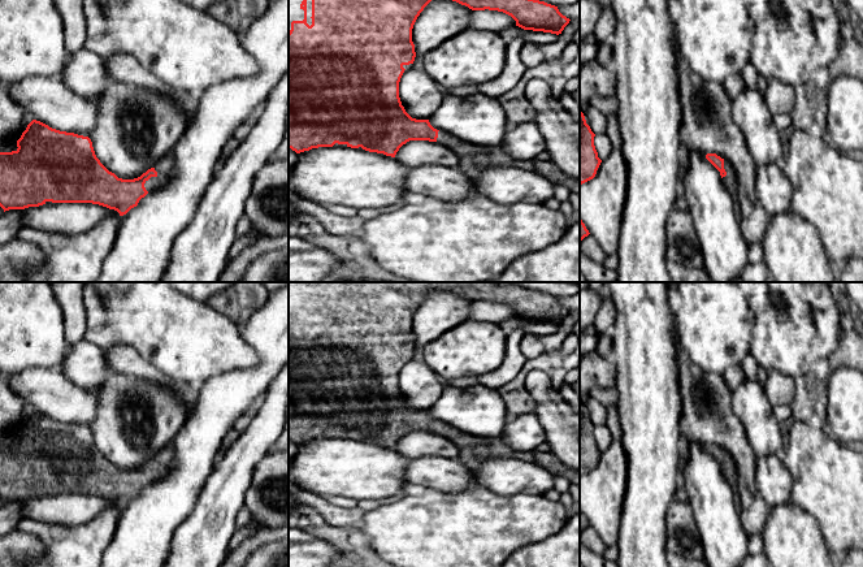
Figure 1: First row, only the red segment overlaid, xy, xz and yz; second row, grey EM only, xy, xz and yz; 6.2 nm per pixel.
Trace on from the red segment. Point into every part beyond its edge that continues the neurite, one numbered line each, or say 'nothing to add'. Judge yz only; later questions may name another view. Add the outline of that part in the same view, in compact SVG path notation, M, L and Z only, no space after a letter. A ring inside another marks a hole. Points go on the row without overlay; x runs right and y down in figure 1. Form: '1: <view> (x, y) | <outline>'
1: yz (729, 471) | M724 451L724 460L727 463L727 467L723 468L723 473L729 485L732 486L734 495L738 495L736 463L733 462L732 456L725 451Z

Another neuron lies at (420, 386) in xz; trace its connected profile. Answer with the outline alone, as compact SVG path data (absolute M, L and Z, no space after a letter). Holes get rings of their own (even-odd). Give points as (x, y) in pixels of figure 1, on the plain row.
M412 359L403 364L399 389L406 403L416 411L429 411L441 398L444 384L425 363Z

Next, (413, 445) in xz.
M409 432L403 436L395 450L409 459L424 456L459 458L459 447L448 438L429 432Z

